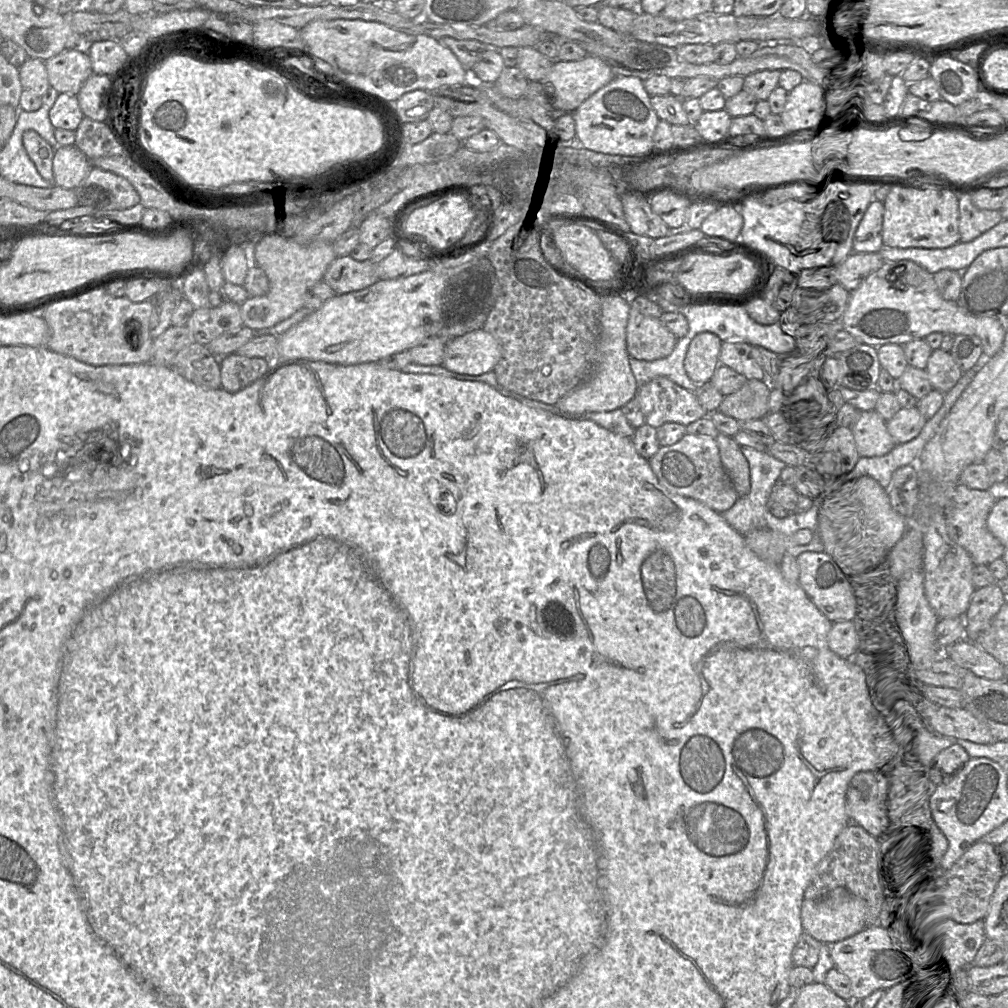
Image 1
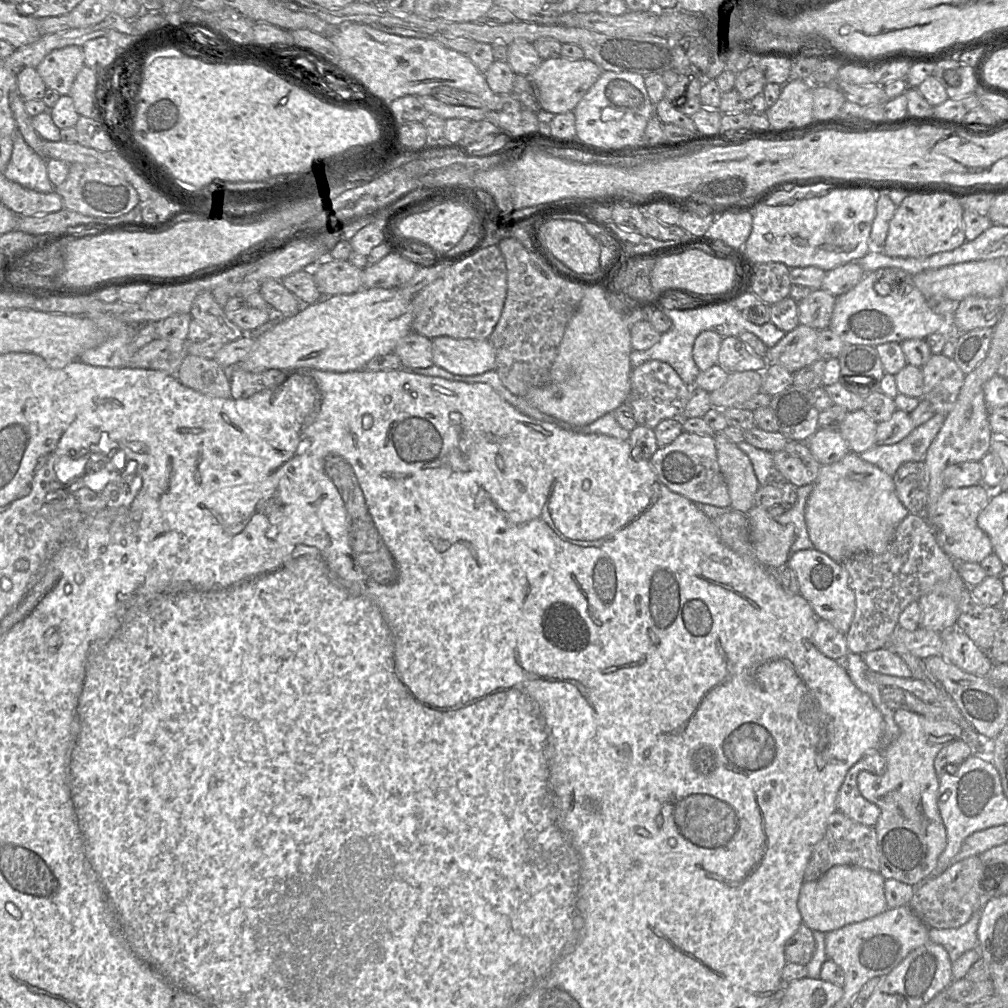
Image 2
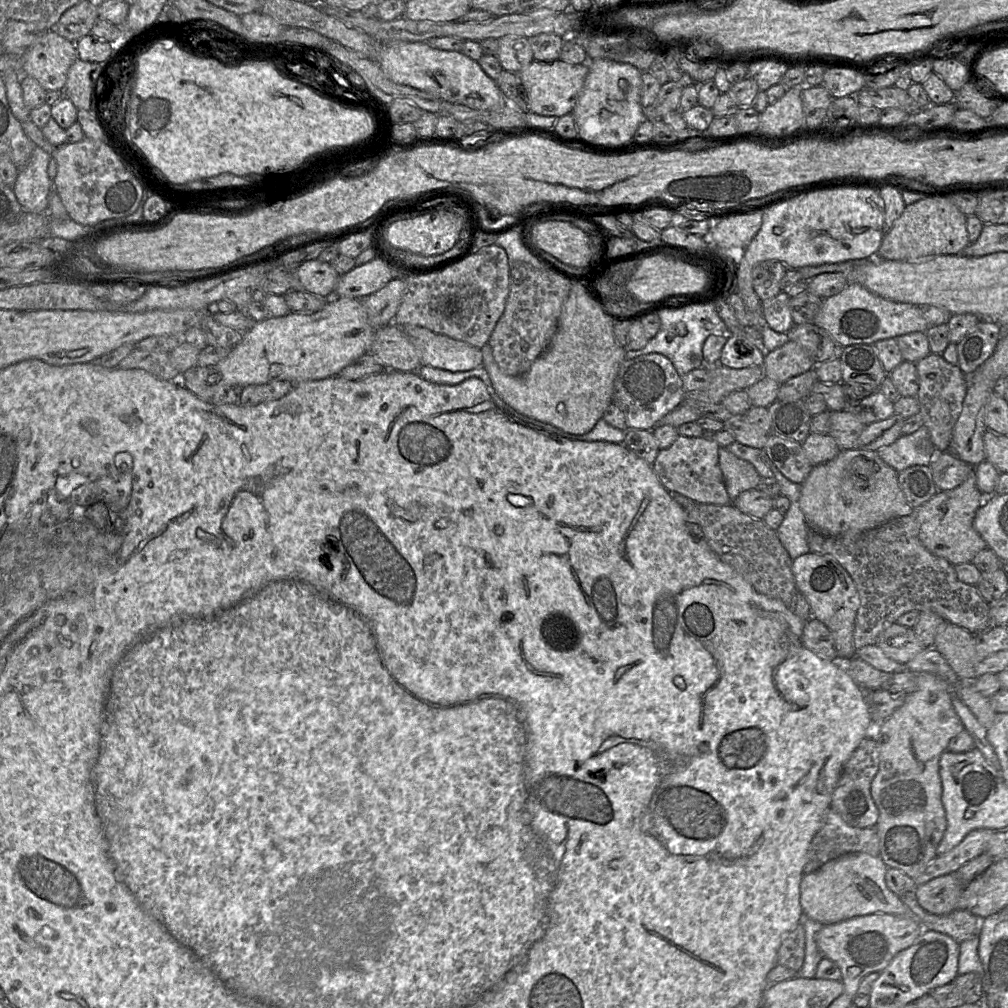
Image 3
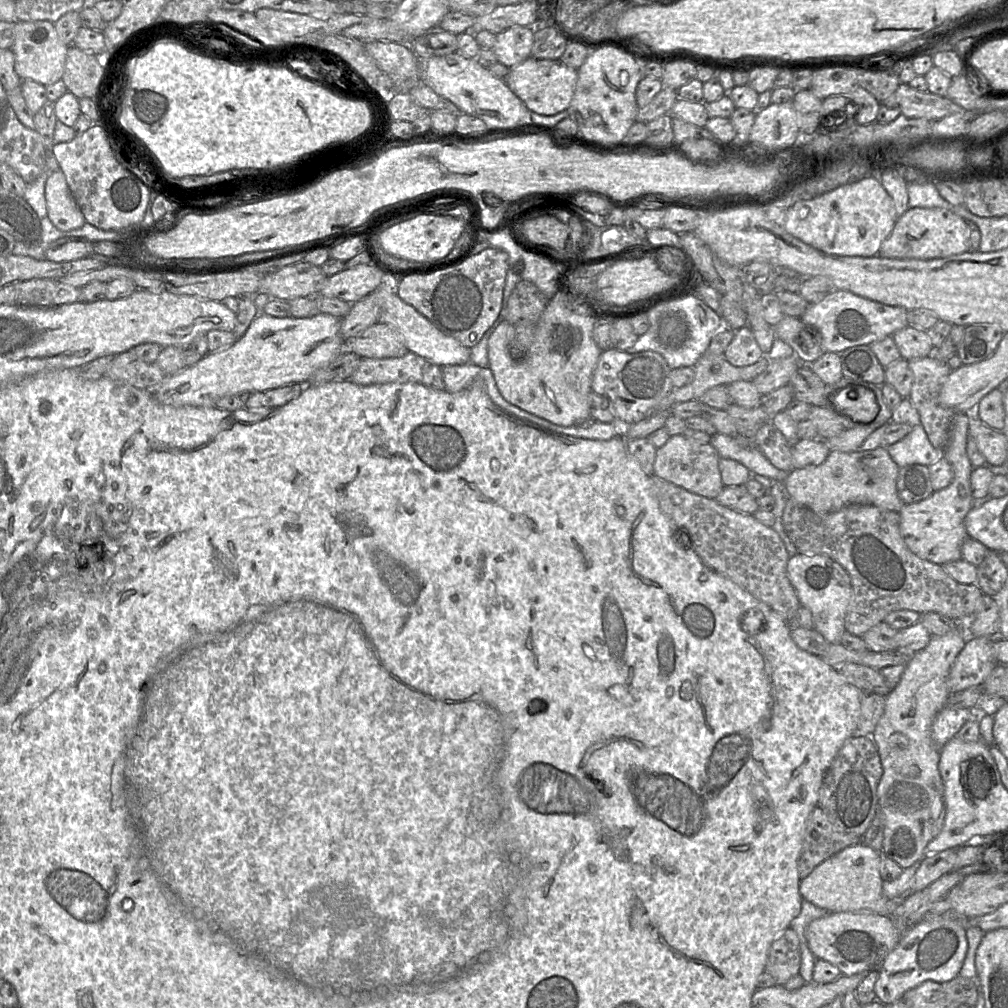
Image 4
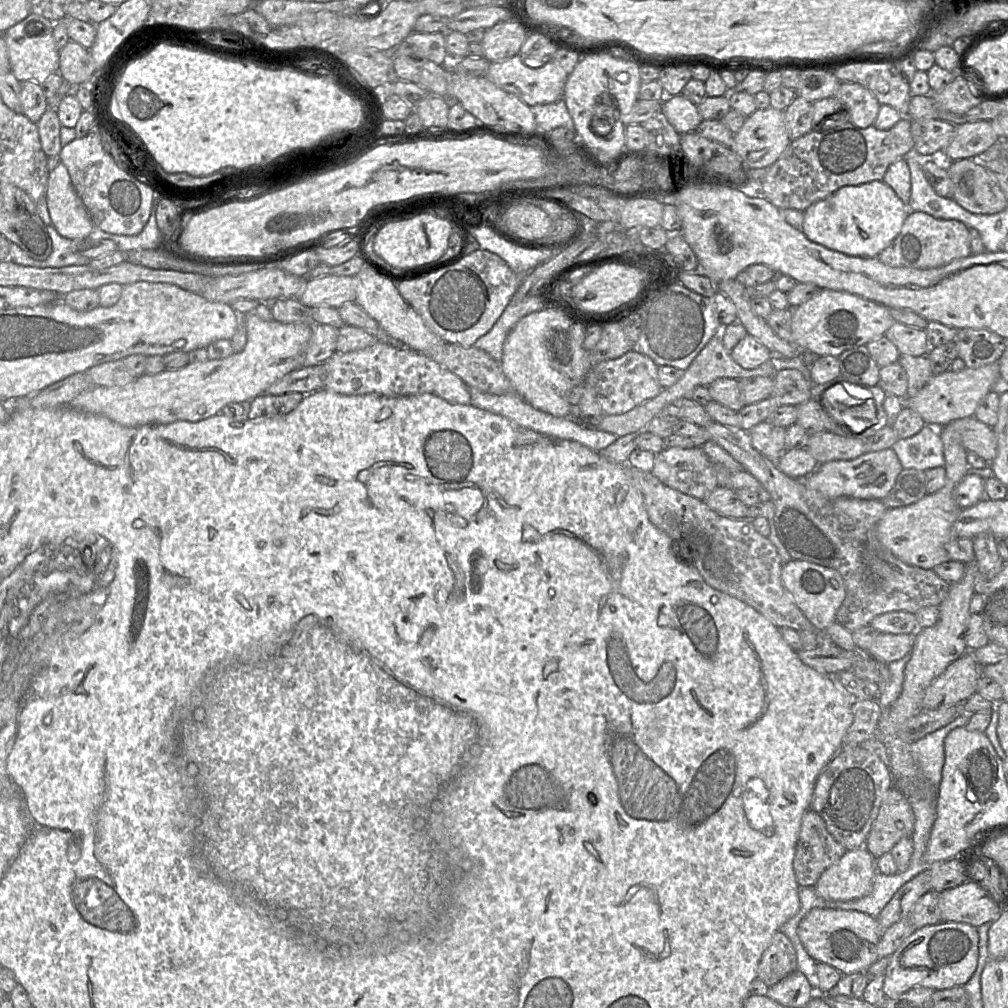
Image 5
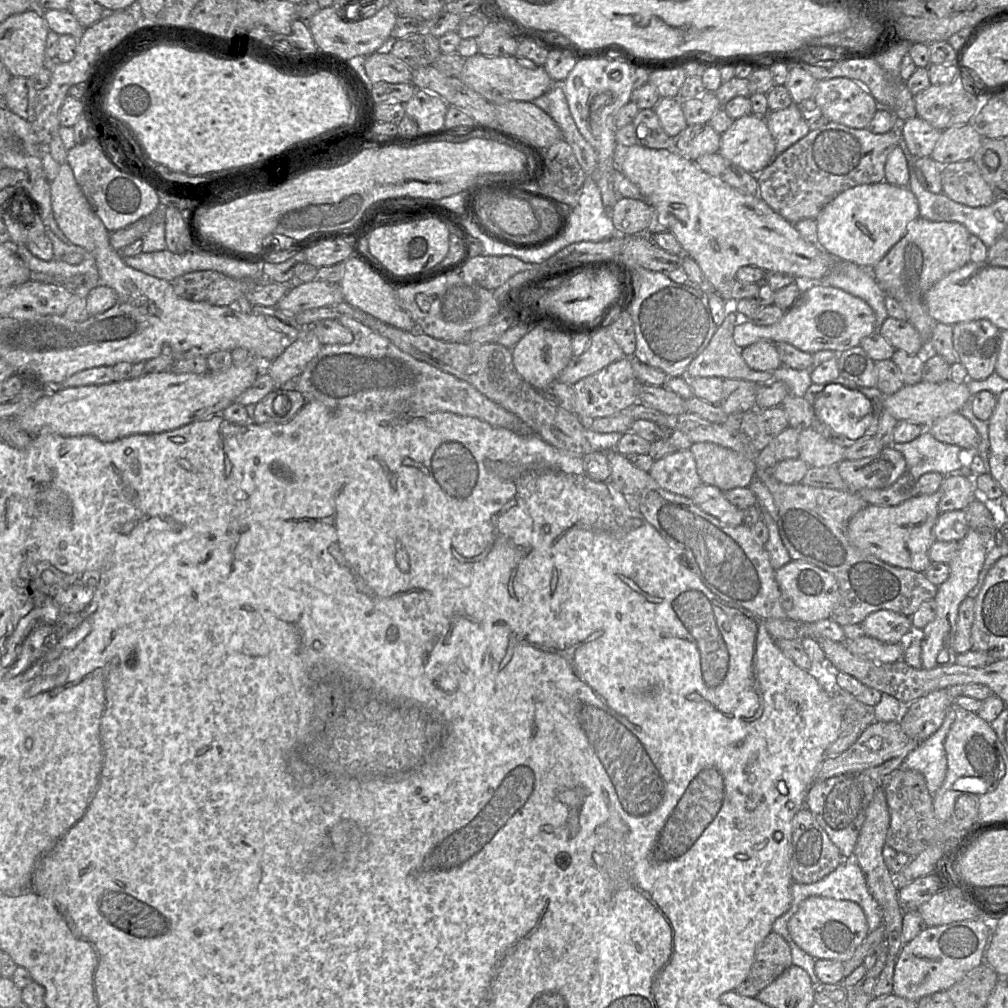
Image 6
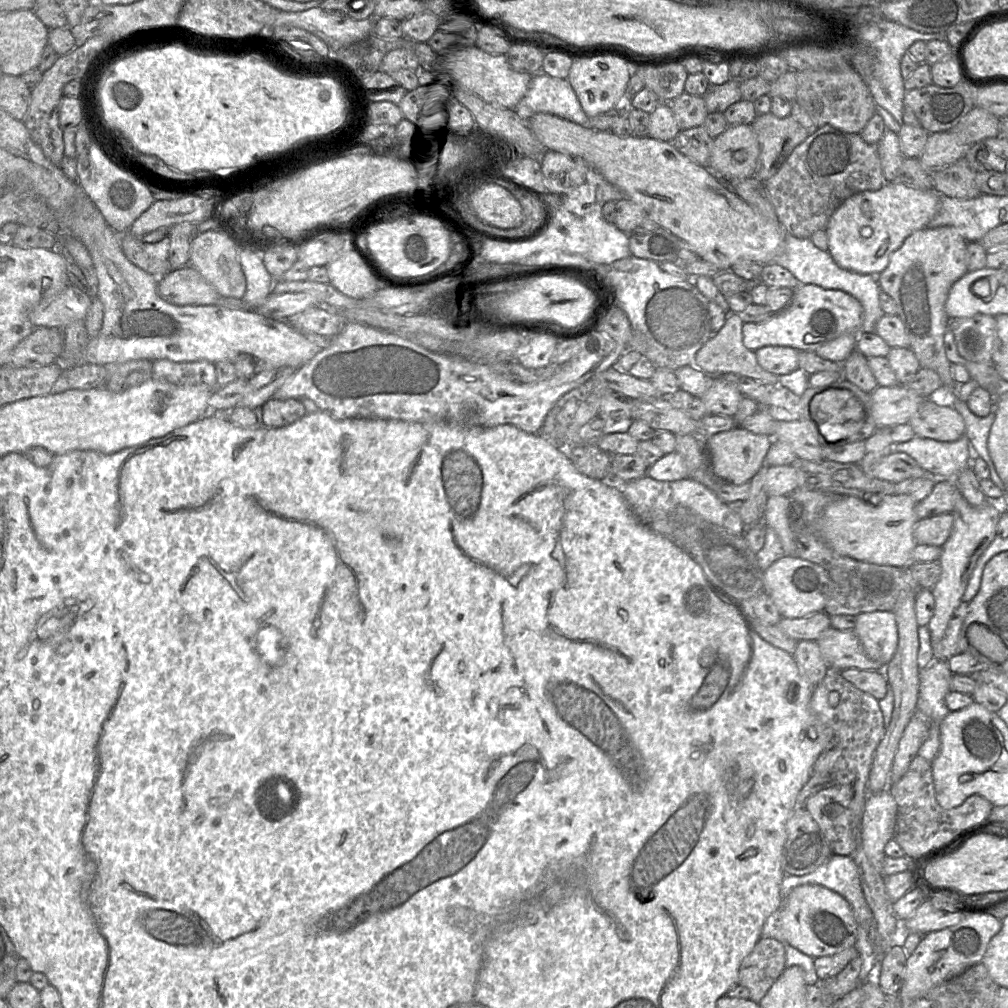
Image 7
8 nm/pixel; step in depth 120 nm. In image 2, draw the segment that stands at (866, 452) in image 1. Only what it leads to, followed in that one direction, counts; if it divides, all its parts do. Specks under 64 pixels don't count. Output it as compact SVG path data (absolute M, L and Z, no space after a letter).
M855 410L847 413L839 432L850 452L861 454L876 445L877 425L865 411Z

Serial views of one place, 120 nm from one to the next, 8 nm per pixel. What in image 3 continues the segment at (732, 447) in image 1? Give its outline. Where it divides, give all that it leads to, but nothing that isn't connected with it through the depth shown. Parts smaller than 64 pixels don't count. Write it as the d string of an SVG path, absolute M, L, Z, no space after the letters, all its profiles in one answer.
M726 447L719 449L719 465L730 504L740 493L755 489L760 482L760 475L755 467L734 455Z

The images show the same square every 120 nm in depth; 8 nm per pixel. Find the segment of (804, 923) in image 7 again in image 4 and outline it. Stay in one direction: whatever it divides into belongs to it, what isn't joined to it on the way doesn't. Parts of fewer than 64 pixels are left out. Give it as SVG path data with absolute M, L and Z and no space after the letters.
M852 912L829 913L812 920L805 929L805 936L816 959L830 962L845 976L879 972L883 961L901 939L890 917Z

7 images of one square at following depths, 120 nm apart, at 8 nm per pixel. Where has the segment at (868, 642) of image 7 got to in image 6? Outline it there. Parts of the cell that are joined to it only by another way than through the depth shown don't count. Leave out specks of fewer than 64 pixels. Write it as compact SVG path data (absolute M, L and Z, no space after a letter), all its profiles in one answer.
M891 610L872 612L864 619L862 624L865 636L888 644L906 642L914 631L910 617Z

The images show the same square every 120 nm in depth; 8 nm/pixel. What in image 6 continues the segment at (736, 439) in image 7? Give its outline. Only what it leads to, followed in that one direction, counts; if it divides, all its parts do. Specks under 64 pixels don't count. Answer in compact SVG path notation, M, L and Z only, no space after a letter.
M697 442L690 447L701 483L718 488L723 493L734 488L745 488L756 477L756 464L732 449L711 443Z

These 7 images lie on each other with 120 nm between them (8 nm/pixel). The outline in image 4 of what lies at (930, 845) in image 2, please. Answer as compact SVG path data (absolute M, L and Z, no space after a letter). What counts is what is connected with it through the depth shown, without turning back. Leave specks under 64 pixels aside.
M960 623L960 626L944 636L933 636L926 648L916 652L906 665L897 686L886 696L884 714L871 735L883 767L877 786L878 810L885 818L881 855L895 861L903 870L924 858L928 843L941 832L944 825L946 807L944 784L938 767L940 750L931 738L931 728L938 713L948 703L950 692L947 678L966 641L966 624Z

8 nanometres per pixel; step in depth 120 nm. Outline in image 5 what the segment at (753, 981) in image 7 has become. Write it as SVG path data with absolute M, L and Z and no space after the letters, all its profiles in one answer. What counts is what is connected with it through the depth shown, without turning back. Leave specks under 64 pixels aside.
M777 930L760 958L757 978L768 987L797 970L795 949L789 938Z

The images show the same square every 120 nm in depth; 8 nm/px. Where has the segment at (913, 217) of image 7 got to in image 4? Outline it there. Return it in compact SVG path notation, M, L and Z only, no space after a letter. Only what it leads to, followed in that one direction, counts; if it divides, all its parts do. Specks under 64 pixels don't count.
M878 174L866 176L859 181L841 185L812 199L800 200L786 206L787 217L784 228L789 234L819 251L837 256L876 256L898 219L894 202L882 186Z

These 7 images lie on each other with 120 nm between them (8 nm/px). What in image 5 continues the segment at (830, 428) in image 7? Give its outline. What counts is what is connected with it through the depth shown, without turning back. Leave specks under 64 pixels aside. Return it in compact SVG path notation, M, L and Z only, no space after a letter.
M836 383L820 395L821 409L846 425L853 433L861 433L876 423L873 398L856 398L841 383Z

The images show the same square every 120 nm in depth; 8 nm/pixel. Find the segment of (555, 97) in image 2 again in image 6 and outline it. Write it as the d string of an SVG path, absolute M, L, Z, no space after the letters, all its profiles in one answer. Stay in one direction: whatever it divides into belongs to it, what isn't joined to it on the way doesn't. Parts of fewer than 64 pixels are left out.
M480 53L465 58L460 79L493 104L508 101L532 102L554 85L544 67L536 66L531 60L517 56L489 57Z

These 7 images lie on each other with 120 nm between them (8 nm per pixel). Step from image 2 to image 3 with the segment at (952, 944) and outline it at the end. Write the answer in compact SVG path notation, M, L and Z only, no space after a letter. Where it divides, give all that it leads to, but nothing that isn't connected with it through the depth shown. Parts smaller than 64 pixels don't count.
M915 890L905 893L899 899L919 918L924 930L948 935L958 944L979 936L985 919L975 916L968 910L955 910L945 916L929 914L919 906L915 897Z

